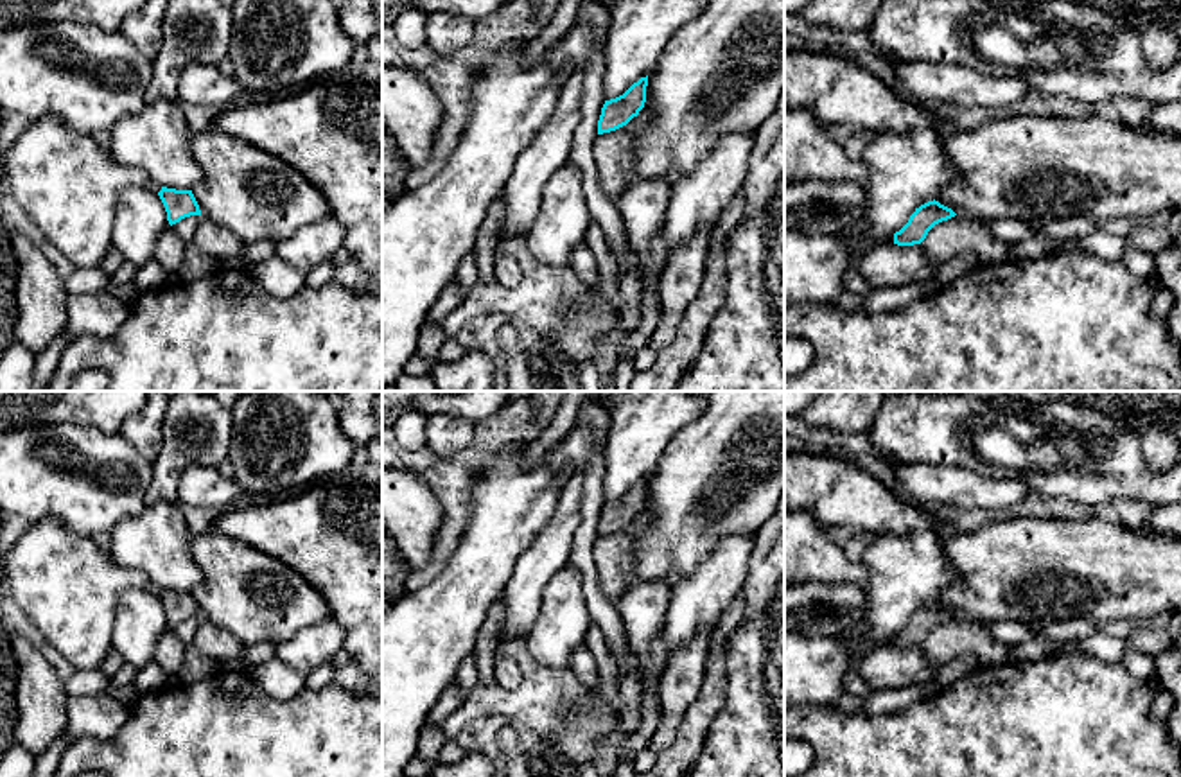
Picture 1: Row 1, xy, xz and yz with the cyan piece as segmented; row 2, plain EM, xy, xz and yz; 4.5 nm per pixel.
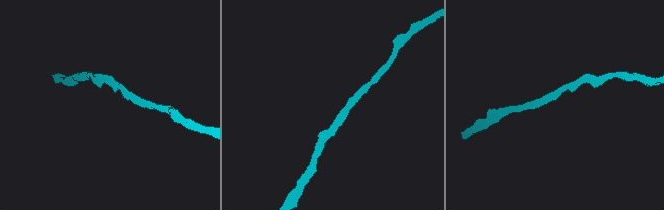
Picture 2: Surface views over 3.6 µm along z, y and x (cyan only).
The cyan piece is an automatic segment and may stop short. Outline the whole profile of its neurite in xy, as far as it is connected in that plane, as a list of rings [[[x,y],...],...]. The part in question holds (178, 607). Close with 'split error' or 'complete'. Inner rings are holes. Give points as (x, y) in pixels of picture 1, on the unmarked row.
[[[162,589],[158,598],[165,608],[167,623],[172,632],[183,644],[192,644],[194,633],[201,619],[199,607],[192,592],[176,592]]]; split error

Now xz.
[[[583,398],[578,423],[592,431],[596,438],[596,454],[583,470],[580,524],[573,537],[571,563],[574,563],[583,576],[583,596],[590,619],[603,630],[616,659],[628,660],[626,628],[616,603],[608,601],[599,587],[592,547],[598,537],[616,533],[639,517],[646,504],[648,477],[634,485],[623,497],[605,502],[603,450],[608,436],[608,413],[598,398]]]; split error

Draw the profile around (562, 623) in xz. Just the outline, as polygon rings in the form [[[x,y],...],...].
[[[567,563],[547,583],[537,621],[524,642],[542,666],[567,668],[573,650],[585,642],[590,614],[583,596],[583,576]]]

